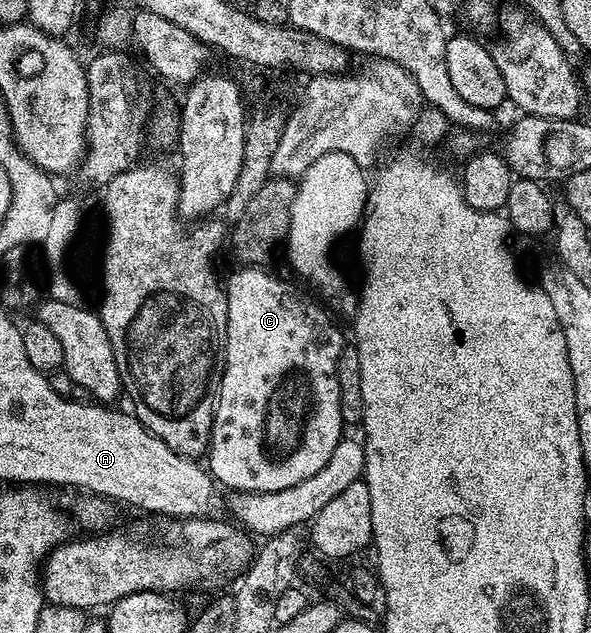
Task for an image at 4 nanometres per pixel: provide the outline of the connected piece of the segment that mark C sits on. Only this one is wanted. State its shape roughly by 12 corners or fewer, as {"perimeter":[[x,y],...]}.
{"perimeter":[[259,266],[226,279],[206,467],[314,477],[345,434],[336,323]]}

